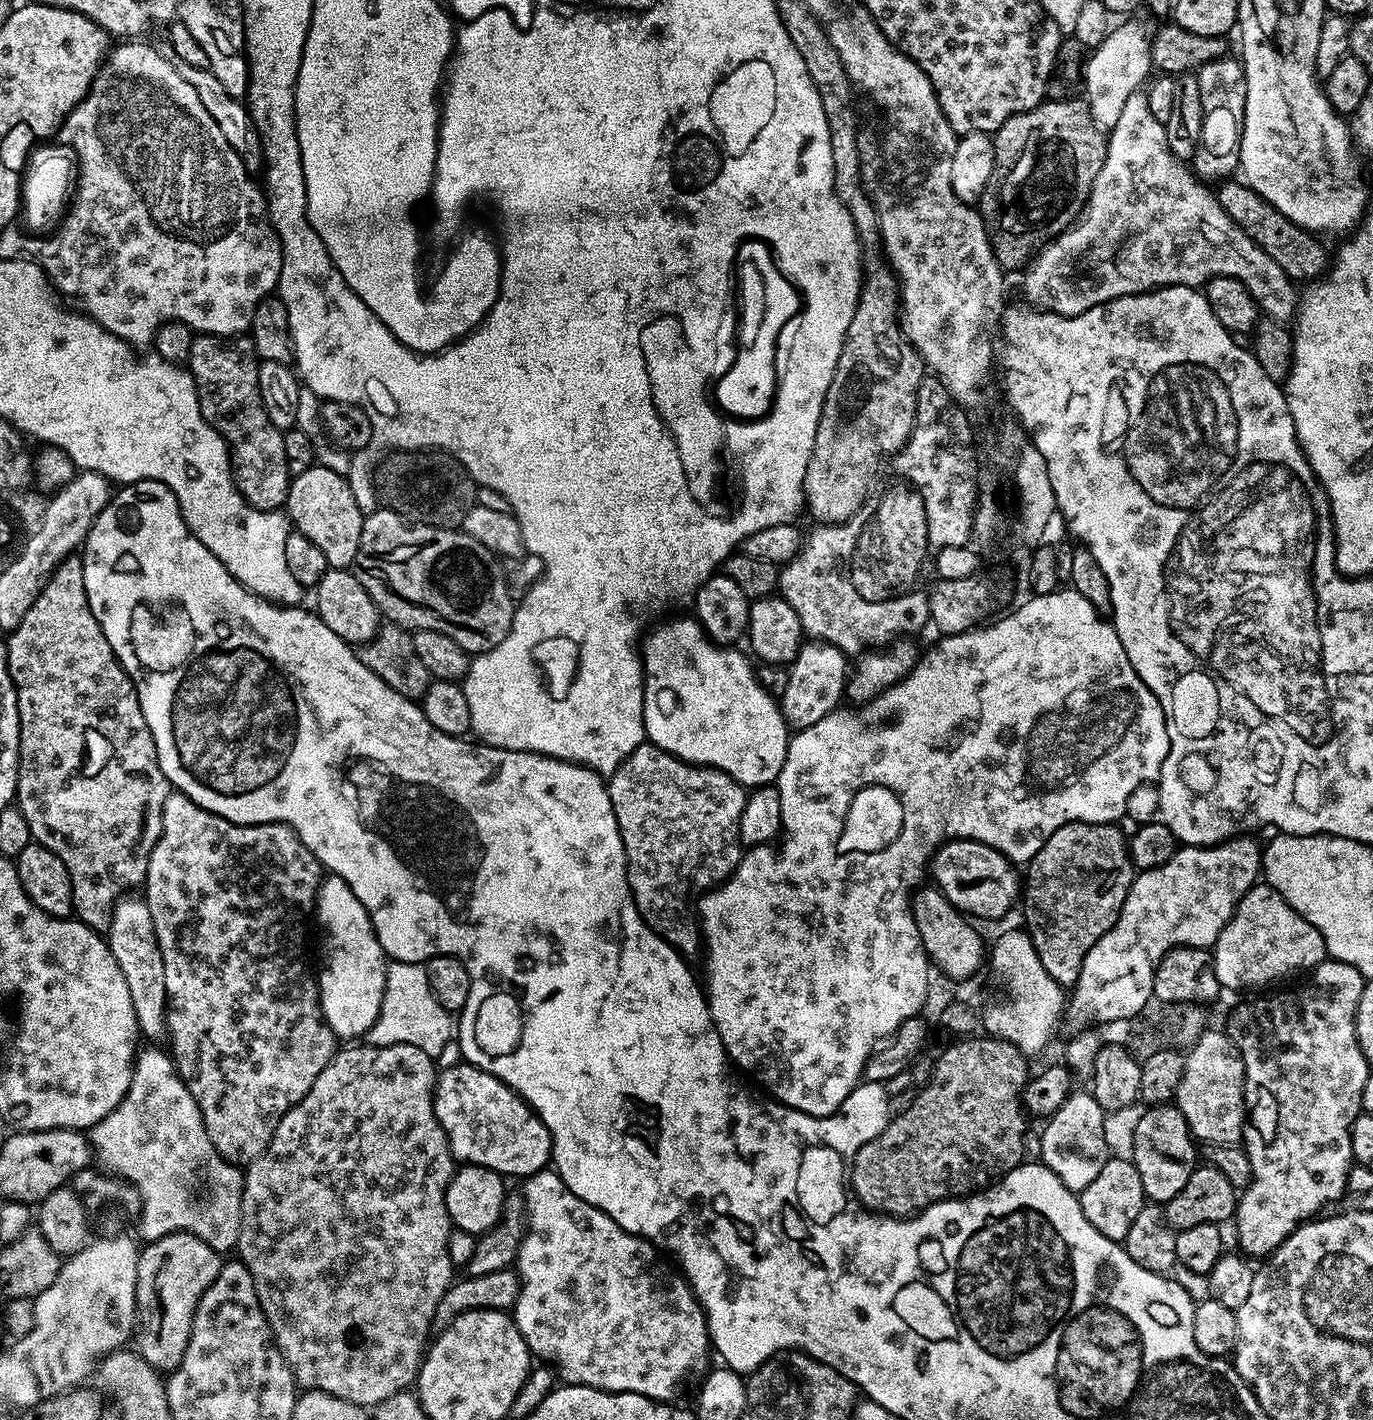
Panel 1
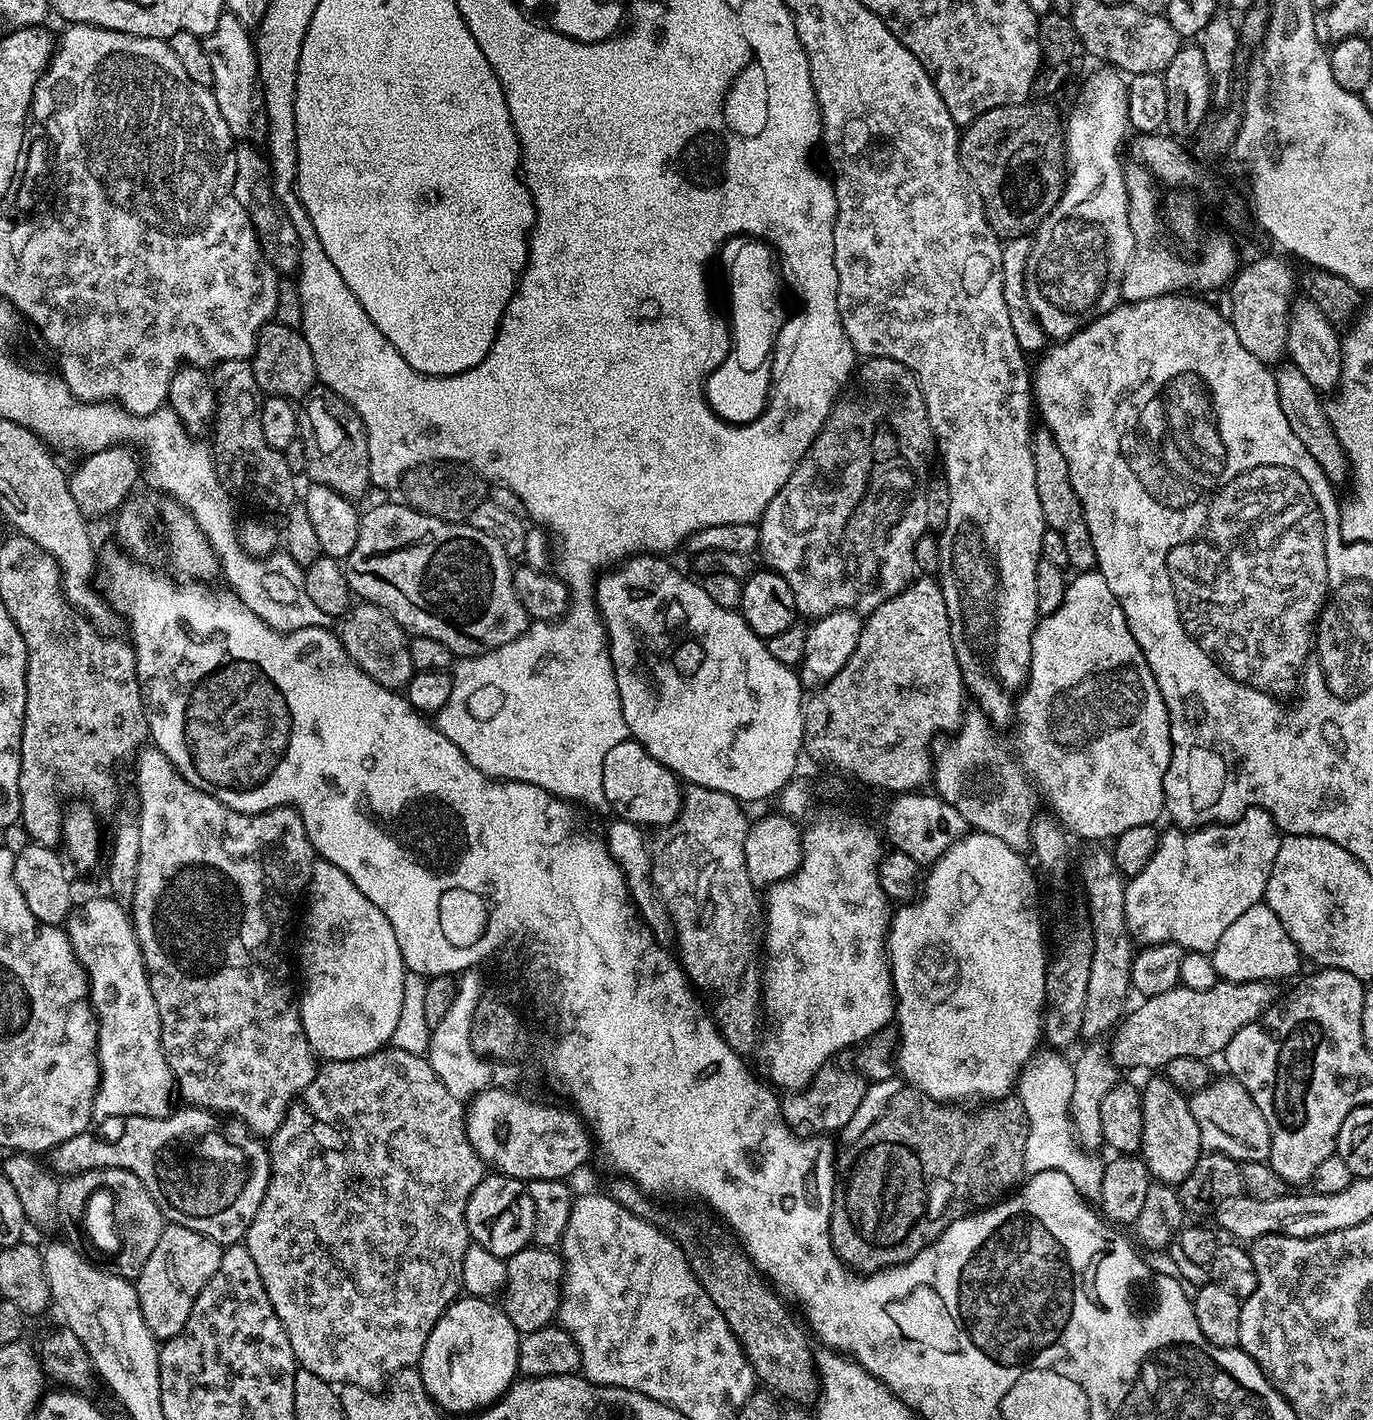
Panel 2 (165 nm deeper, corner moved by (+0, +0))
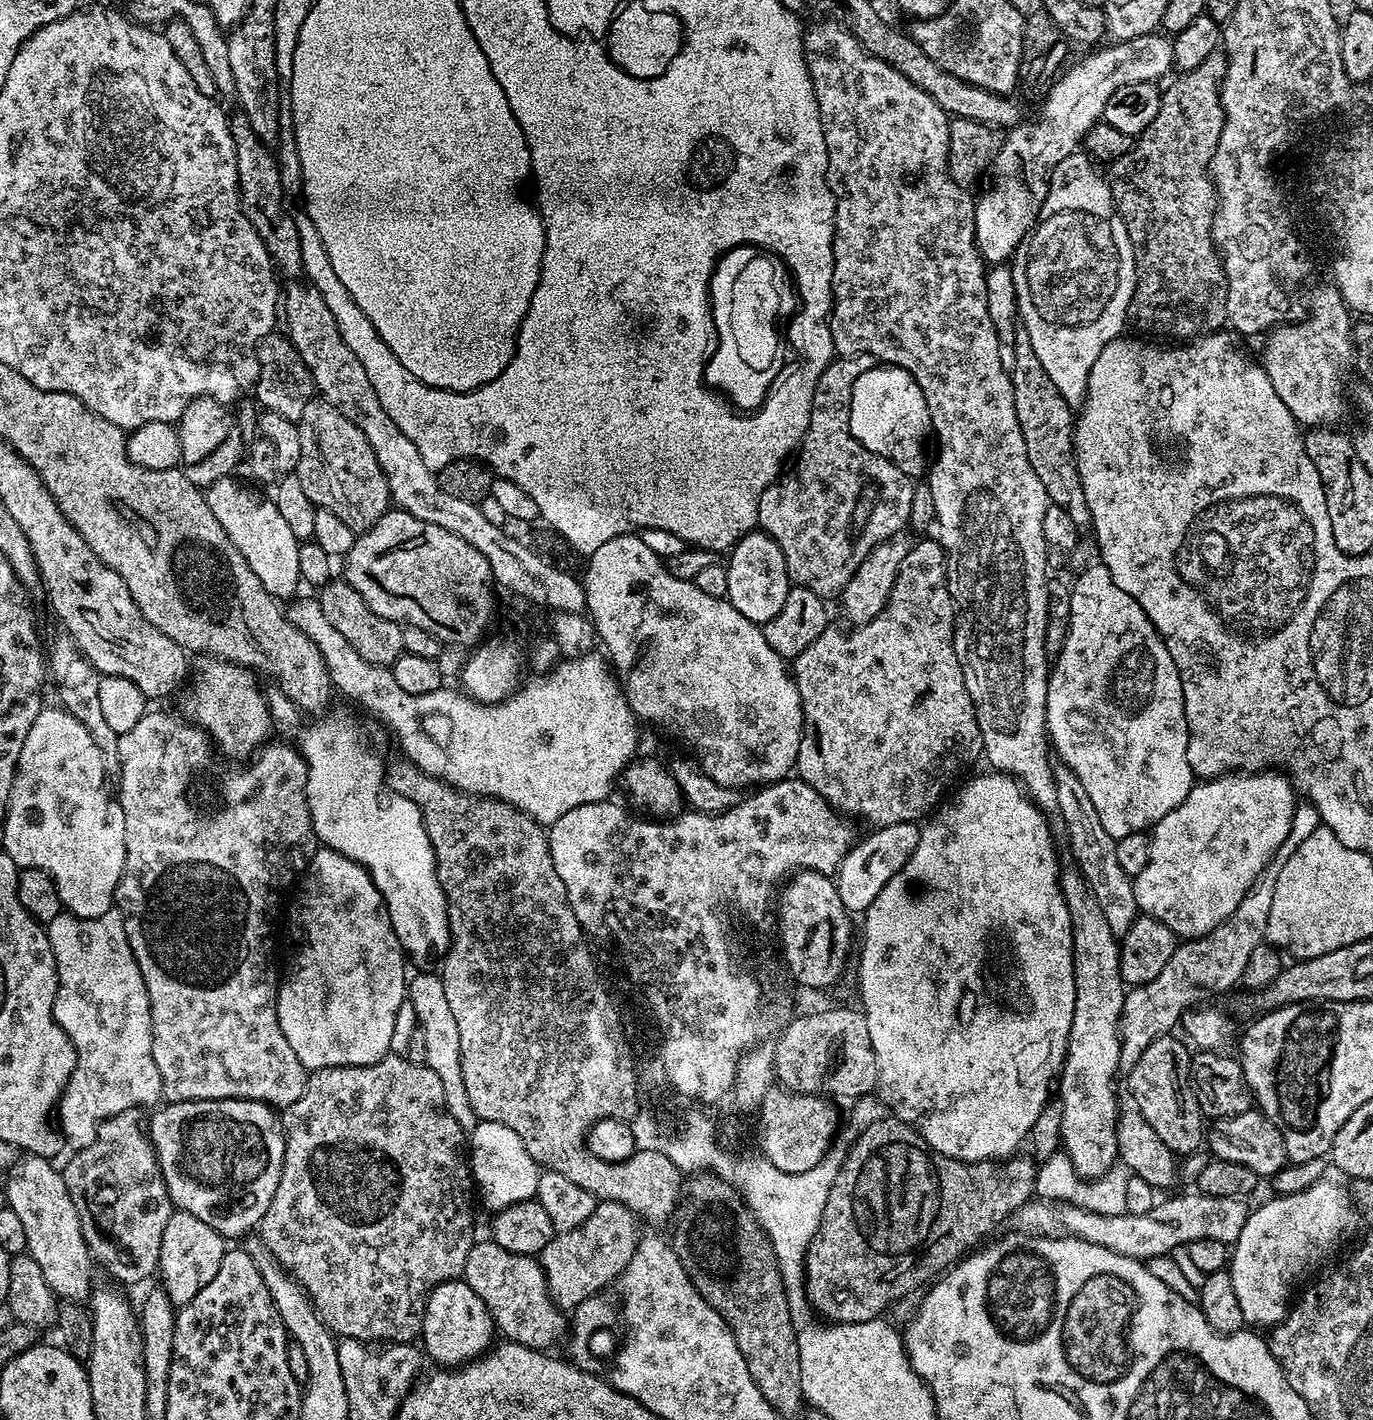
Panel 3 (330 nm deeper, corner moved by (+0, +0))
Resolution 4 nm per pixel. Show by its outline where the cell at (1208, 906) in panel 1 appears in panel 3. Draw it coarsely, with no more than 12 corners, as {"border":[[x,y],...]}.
{"border":[[1287,775],[1215,776],[1132,881],[1177,938],[1224,924],[1290,834]]}

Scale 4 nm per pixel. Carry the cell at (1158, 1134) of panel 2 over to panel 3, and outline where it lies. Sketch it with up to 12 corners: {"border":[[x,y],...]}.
{"border":[[1159,1036],[1126,1073],[1131,1103],[1172,1152],[1201,1151],[1206,1120],[1189,1045]]}

